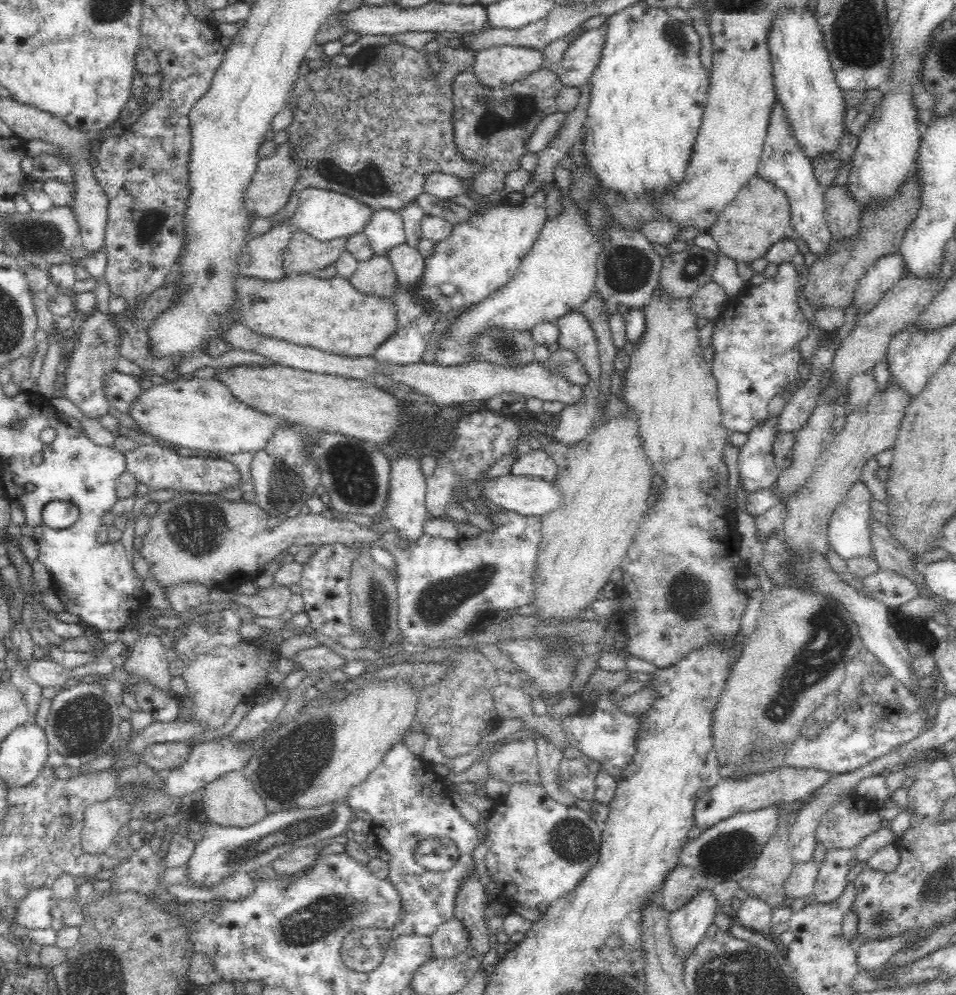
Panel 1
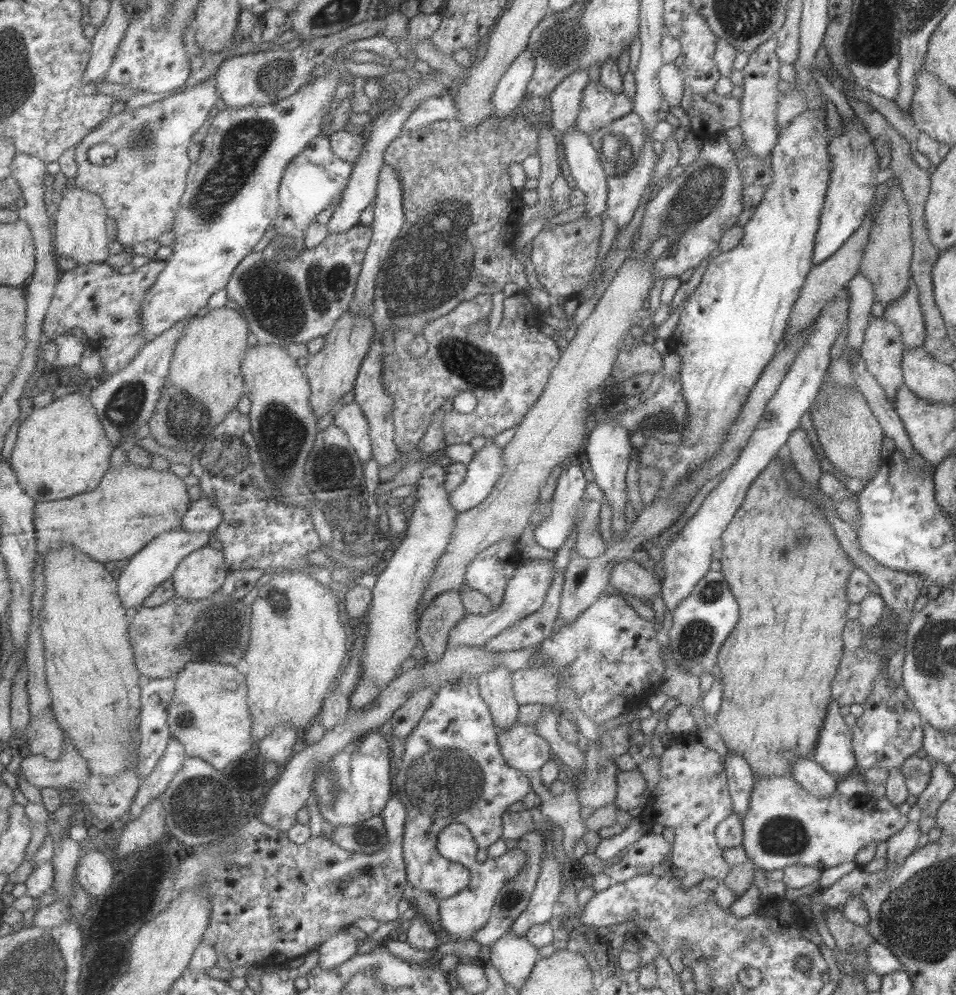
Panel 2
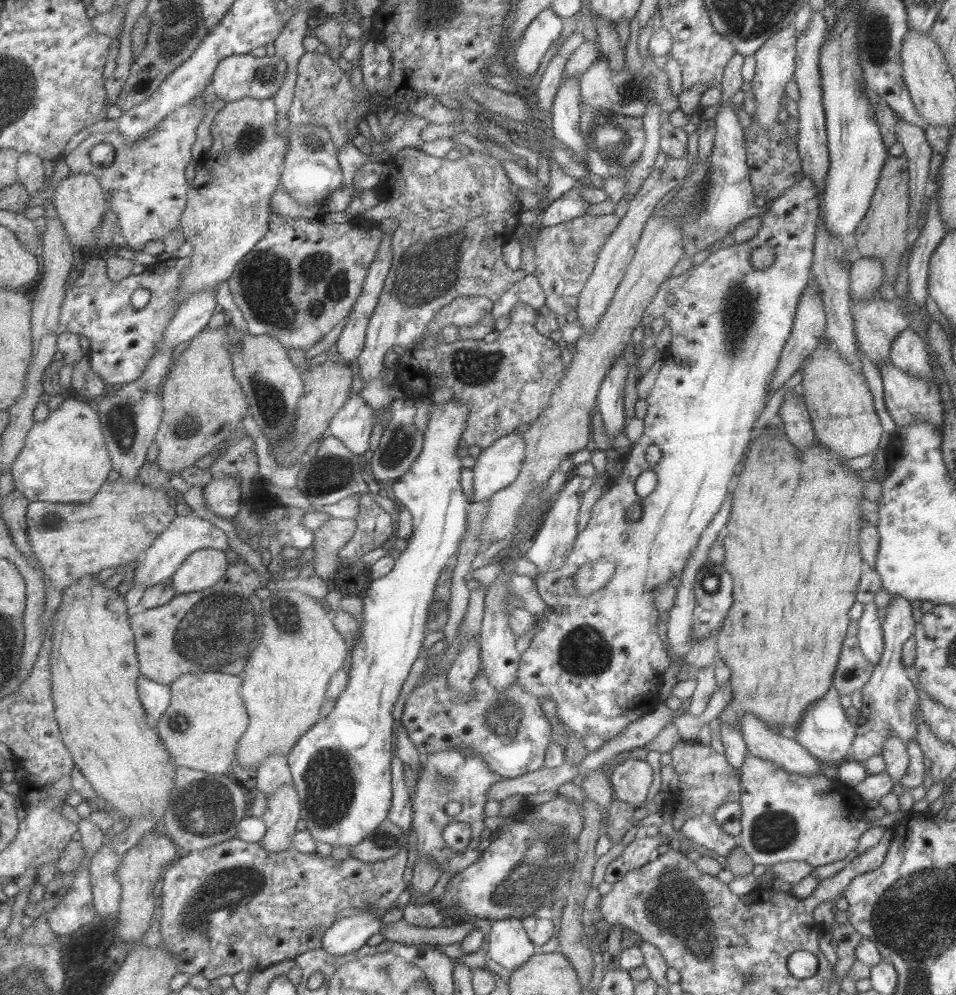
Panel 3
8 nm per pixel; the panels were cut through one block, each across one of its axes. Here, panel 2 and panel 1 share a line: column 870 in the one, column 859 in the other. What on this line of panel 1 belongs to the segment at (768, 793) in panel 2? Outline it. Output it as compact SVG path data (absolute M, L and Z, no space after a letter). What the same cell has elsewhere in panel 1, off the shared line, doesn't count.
M857 793L844 796L822 815L815 839L827 850L854 848L881 828L878 805L879 798L876 797Z

